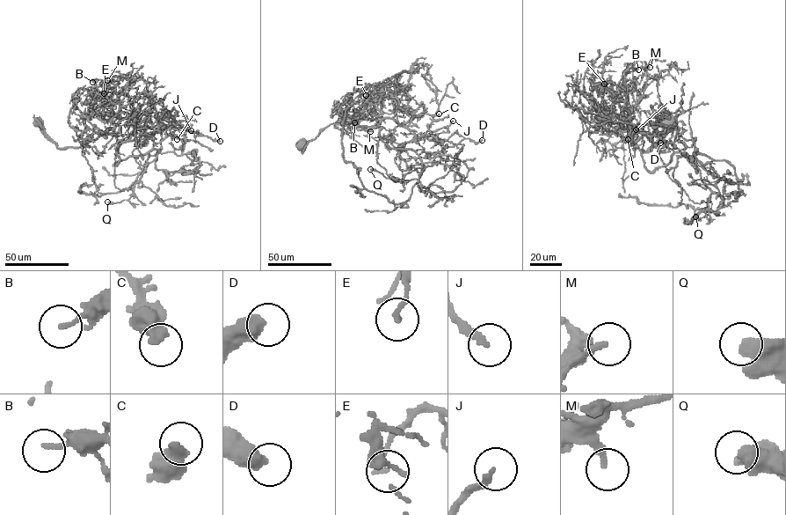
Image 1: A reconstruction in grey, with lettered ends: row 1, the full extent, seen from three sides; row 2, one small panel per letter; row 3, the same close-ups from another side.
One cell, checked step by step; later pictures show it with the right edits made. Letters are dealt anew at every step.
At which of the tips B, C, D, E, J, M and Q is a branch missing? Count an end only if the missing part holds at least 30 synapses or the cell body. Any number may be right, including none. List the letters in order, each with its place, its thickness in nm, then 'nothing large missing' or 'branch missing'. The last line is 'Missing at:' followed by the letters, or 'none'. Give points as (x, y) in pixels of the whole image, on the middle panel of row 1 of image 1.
B: (354, 122) | 160 nm | nothing large missing
C: (439, 114) | 440 nm | branch missing
D: (482, 140) | 550 nm | nothing large missing
E: (366, 95) | 140 nm | nothing large missing
J: (453, 121) | 160 nm | branch missing
M: (370, 131) | 240 nm | branch missing
Q: (370, 169) | 600 nm | nothing large missing
Missing at: C, J, M

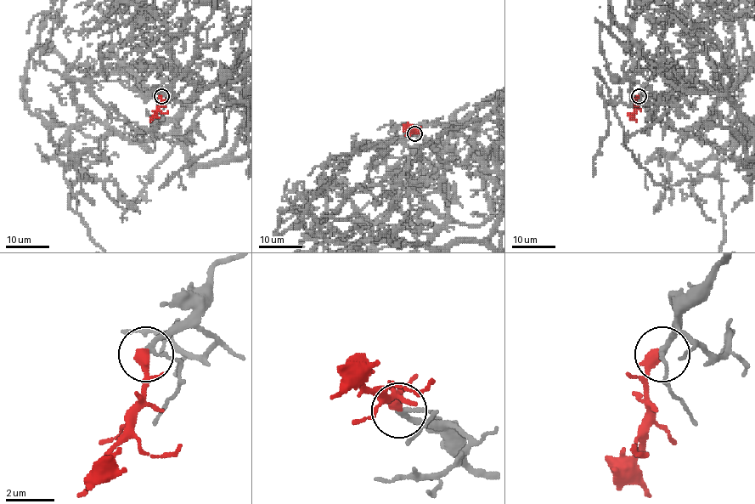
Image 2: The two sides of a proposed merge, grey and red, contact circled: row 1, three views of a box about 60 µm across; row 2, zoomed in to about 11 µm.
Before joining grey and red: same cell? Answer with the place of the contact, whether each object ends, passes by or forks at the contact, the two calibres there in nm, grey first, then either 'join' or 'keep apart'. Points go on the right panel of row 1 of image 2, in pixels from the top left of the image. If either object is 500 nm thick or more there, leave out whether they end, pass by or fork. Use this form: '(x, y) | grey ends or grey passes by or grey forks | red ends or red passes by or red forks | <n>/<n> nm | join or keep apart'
(639, 96) | grey passes by | red ends | 190/460 nm | join

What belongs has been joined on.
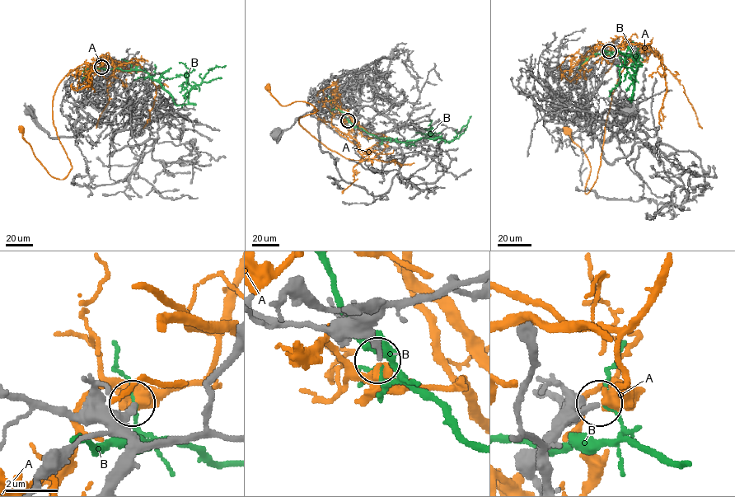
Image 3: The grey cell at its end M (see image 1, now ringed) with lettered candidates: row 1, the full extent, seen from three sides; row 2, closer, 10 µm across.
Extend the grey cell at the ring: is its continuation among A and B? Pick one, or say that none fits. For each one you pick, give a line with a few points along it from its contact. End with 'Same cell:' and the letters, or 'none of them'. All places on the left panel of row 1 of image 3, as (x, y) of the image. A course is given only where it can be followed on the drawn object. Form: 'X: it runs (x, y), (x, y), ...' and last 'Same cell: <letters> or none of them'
Same cell: none of them

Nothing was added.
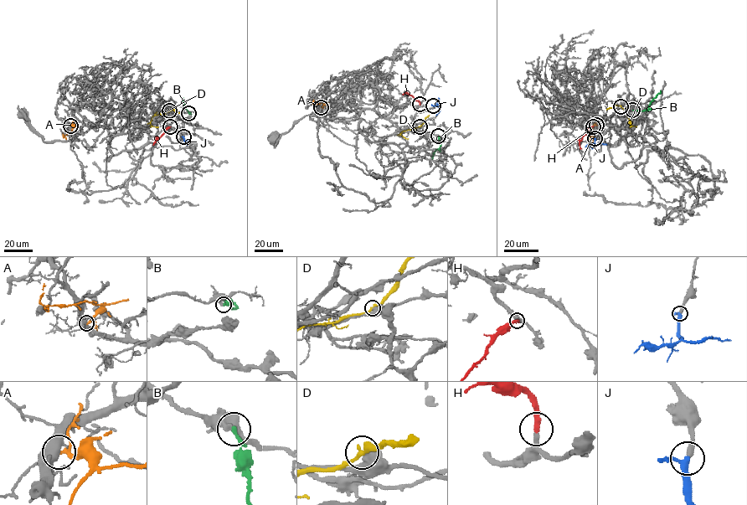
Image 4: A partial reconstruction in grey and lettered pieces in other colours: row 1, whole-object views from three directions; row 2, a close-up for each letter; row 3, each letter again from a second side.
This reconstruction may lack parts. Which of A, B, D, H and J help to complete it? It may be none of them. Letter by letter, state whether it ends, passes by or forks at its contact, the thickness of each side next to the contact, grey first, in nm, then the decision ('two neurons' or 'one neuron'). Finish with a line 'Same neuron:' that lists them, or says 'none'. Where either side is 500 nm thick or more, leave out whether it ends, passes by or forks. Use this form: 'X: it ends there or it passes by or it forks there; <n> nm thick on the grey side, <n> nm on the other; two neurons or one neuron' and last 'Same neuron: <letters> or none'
A: it passes by; 460 nm thick on the grey side, 170 nm on the other; two neurons
B: it ends there; 320 nm thick on the grey side, 220 nm on the other; two neurons
D: 550 nm thick on the grey side, 300 nm on the other; two neurons
H: it ends there; 240 nm thick on the grey side, 280 nm on the other; one neuron
J: it passes by; 340 nm thick on the grey side, 320 nm on the other; one neuron
Same neuron: H, J

